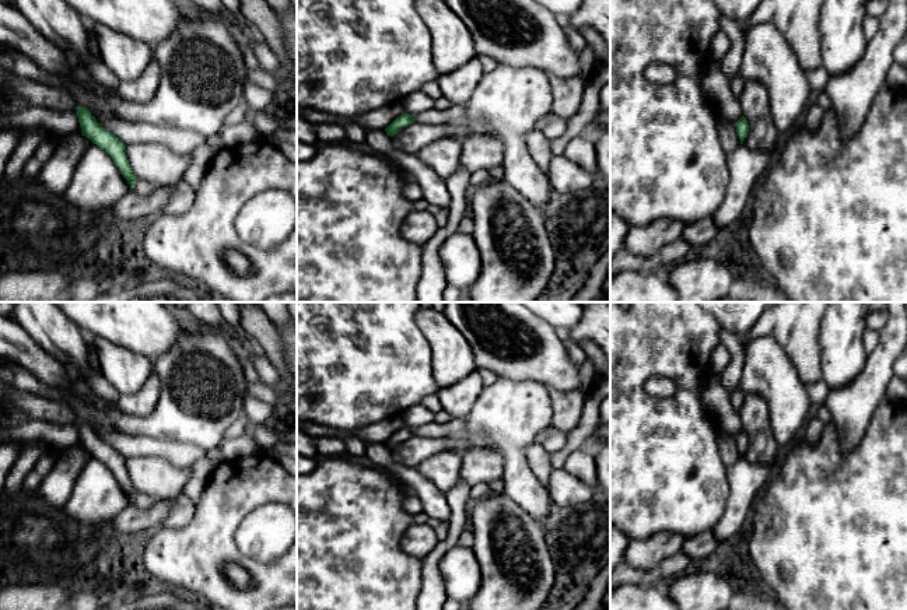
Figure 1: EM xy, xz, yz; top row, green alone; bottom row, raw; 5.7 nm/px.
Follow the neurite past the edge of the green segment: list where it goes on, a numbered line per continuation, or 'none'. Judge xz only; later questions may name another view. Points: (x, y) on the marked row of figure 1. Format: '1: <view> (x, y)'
none

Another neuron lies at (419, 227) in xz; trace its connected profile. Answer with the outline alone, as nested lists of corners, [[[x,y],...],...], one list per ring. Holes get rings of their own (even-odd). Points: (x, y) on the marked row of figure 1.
[[[413,210],[405,218],[400,234],[406,241],[424,246],[433,239],[438,229],[438,224],[433,214]]]

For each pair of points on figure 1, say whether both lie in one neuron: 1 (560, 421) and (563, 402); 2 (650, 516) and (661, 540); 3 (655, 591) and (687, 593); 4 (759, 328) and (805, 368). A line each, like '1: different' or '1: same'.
1: same
2: different
3: different
4: same

